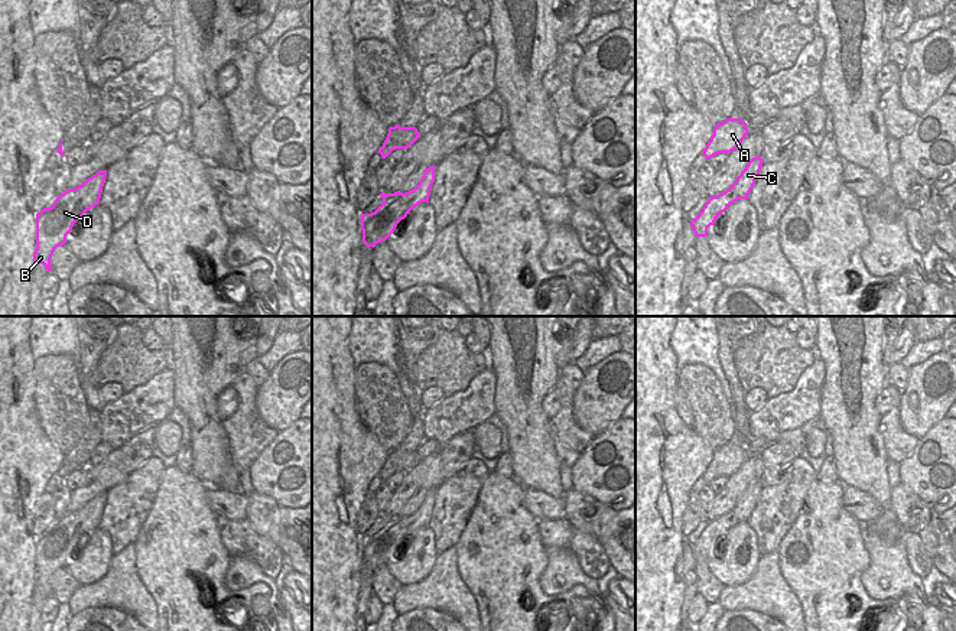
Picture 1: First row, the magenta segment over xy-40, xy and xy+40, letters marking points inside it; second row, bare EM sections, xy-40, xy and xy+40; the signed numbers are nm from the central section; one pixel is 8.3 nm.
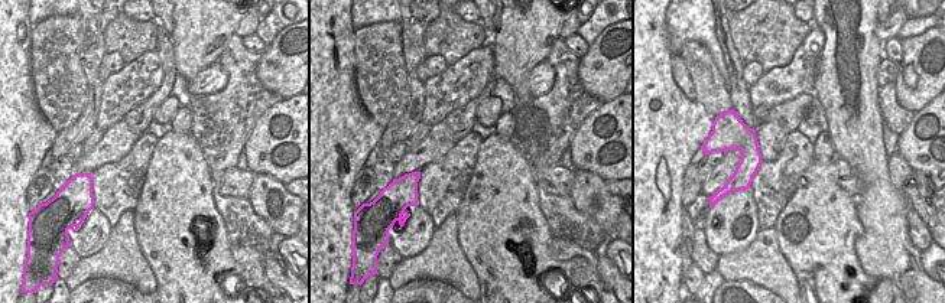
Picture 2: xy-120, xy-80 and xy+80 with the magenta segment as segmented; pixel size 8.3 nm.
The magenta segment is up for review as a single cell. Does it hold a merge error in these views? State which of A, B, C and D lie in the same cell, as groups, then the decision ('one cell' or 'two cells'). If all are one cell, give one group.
A B C D | one cell

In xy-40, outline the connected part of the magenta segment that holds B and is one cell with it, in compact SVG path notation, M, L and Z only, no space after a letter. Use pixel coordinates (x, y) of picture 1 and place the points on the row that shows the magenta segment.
M107 170L97 172L82 185L58 195L51 208L43 208L36 214L36 250L33 253L36 264L43 264L48 271L52 271L51 258L55 248L64 245L74 224L100 204L105 178Z

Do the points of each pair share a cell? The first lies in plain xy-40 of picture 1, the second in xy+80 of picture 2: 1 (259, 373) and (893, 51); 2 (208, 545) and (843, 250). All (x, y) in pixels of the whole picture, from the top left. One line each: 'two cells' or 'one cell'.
1: one cell
2: one cell

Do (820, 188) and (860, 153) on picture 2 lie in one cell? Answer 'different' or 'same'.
different

